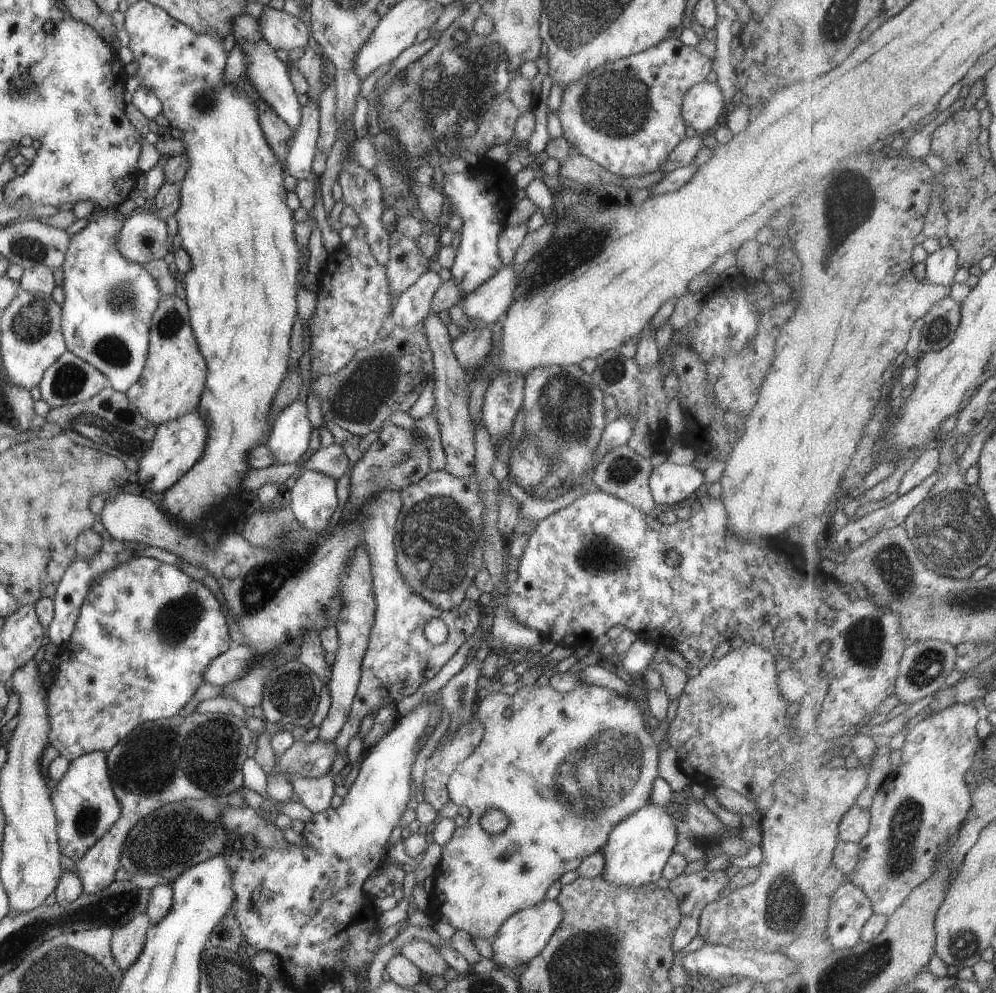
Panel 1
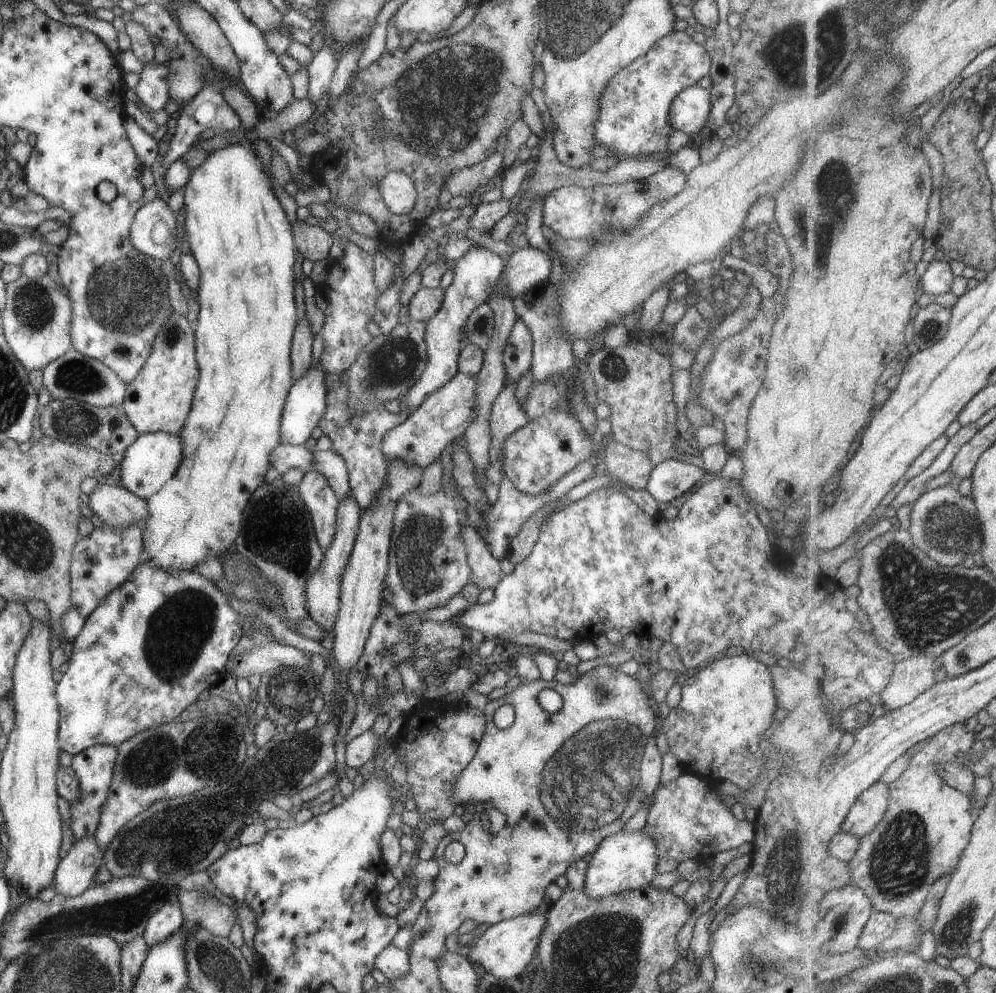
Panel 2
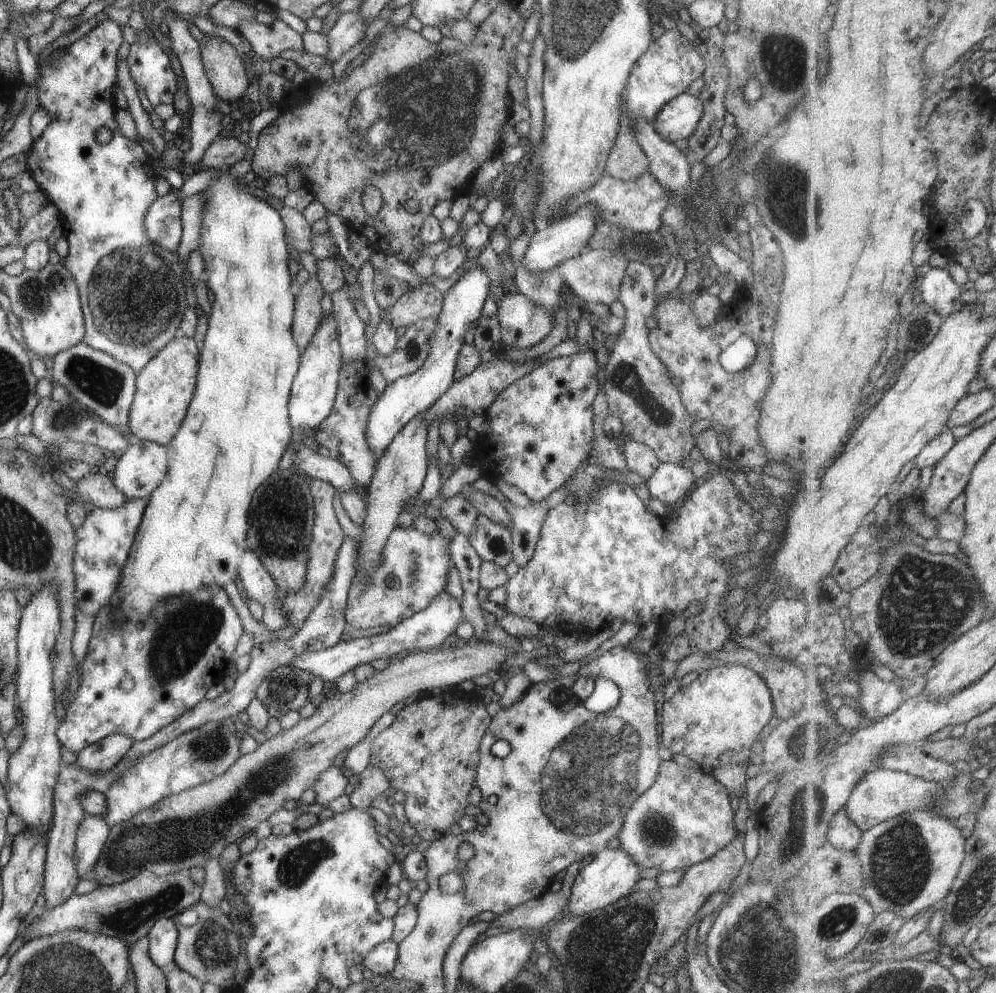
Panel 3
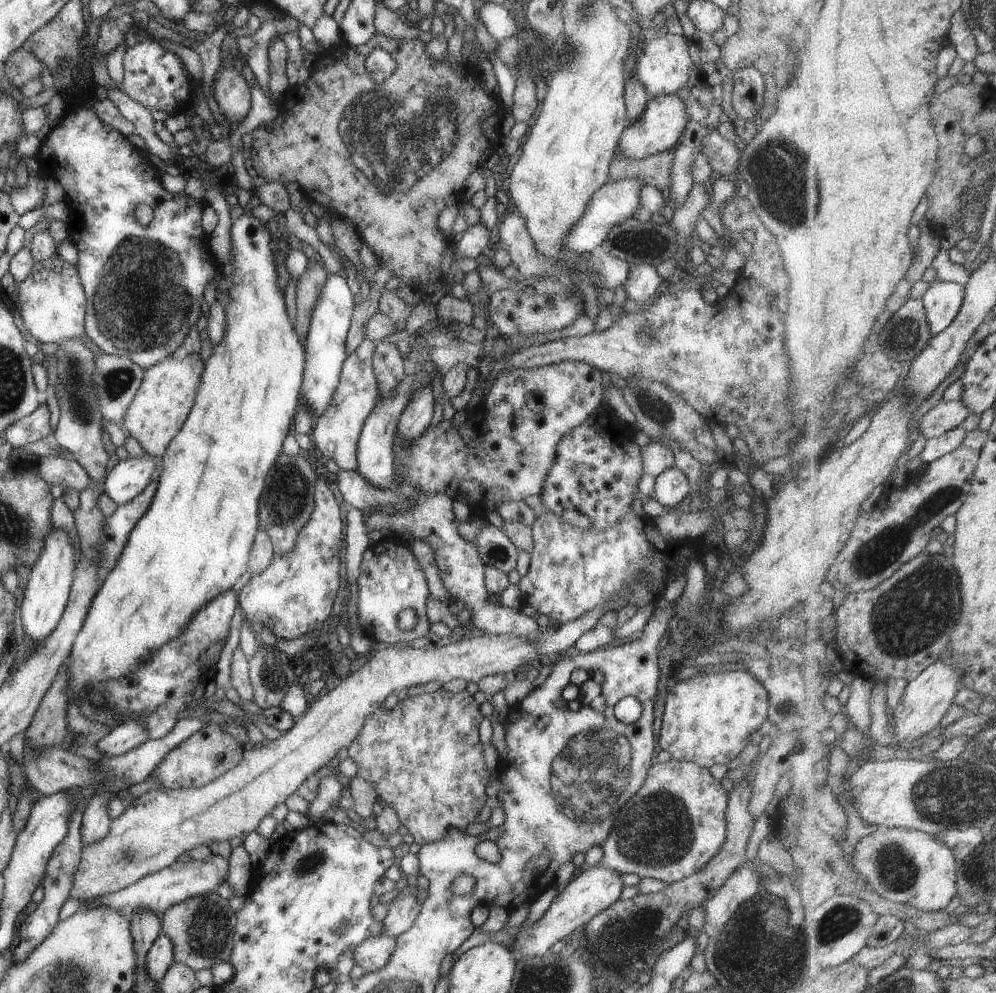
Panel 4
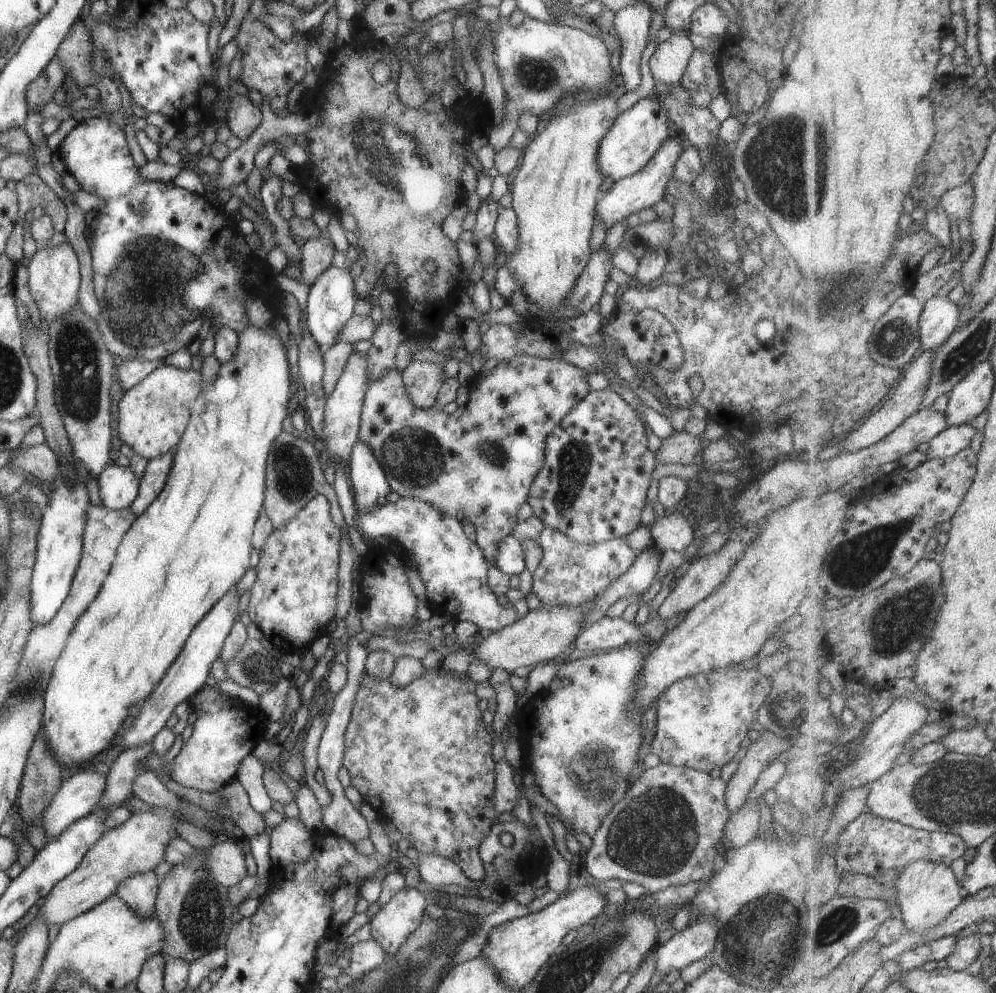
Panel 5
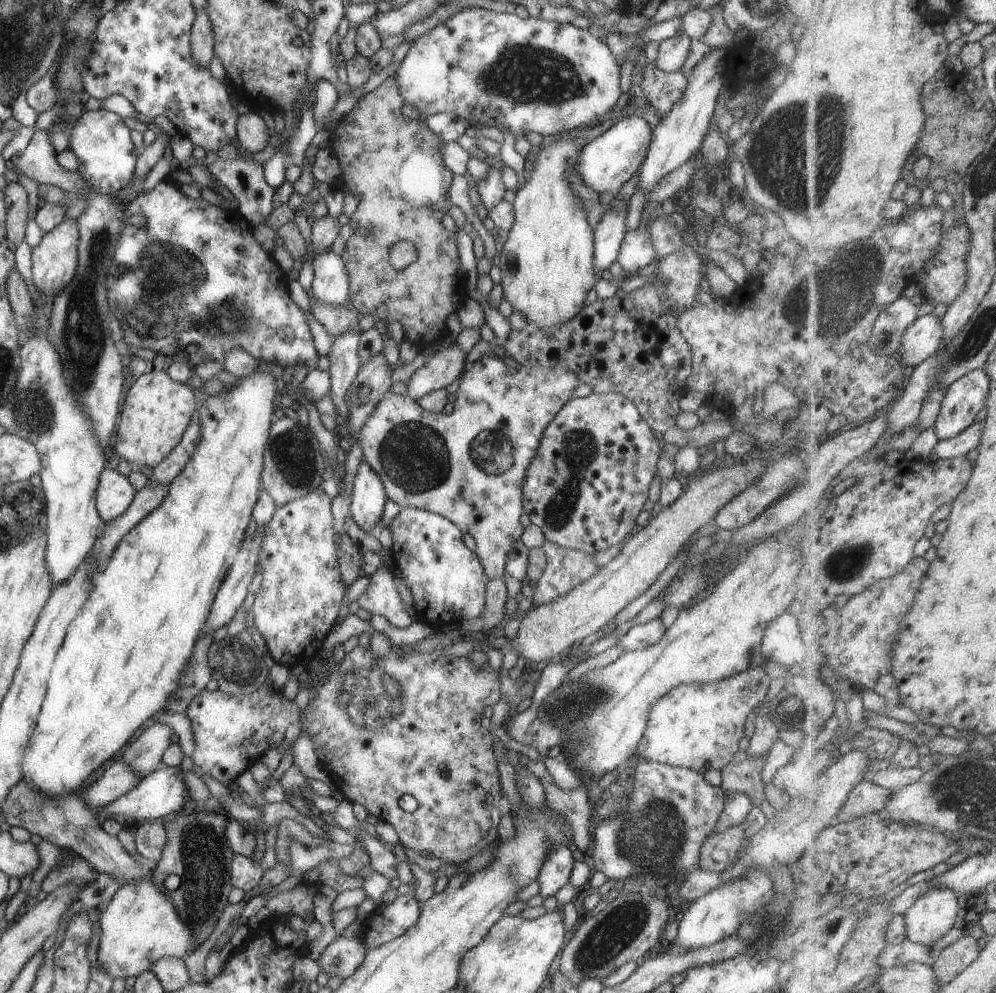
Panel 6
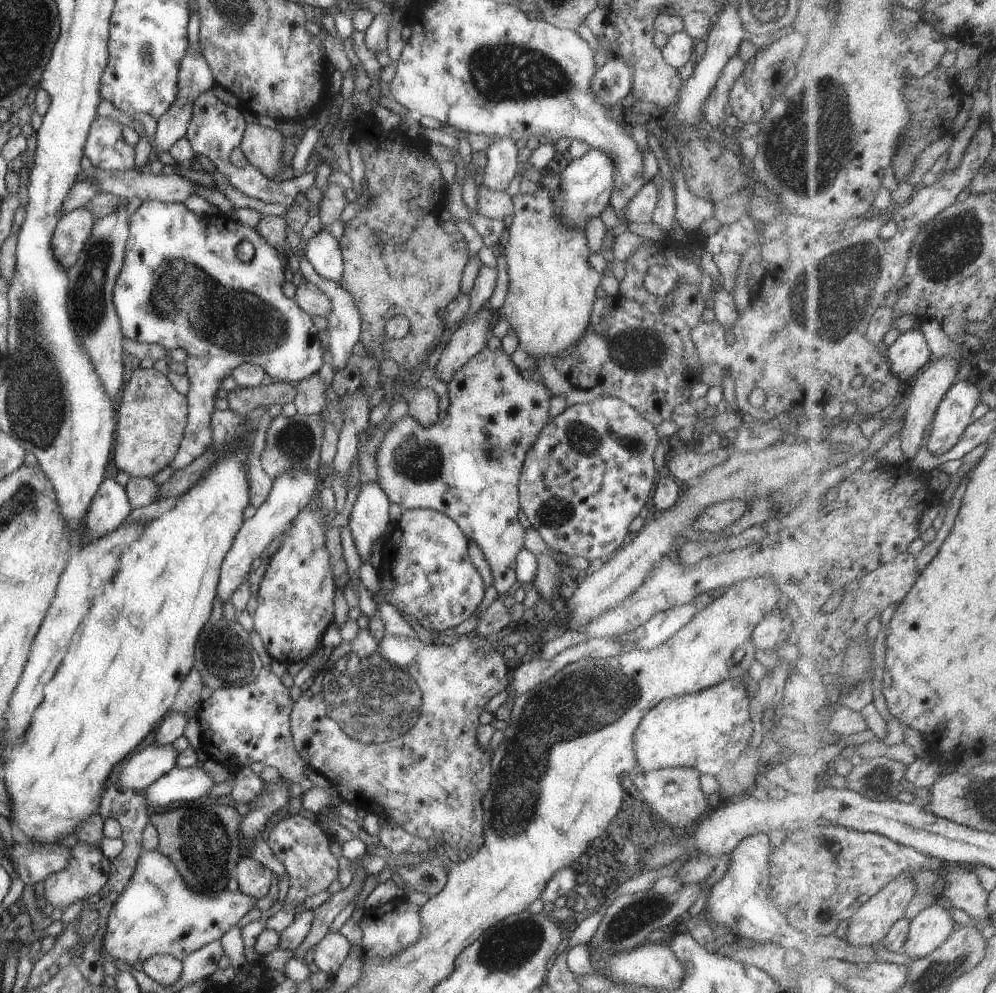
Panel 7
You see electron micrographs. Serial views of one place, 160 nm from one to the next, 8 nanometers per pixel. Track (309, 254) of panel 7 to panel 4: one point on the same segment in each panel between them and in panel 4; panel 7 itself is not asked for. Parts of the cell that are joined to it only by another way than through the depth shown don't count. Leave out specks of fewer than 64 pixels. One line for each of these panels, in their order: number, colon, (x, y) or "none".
4: (324, 350)
5: (330, 300)
6: (330, 284)

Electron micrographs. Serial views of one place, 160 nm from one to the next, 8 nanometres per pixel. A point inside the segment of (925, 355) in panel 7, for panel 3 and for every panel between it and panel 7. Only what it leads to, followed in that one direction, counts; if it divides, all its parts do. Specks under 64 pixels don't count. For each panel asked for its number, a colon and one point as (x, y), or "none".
3: (938, 289)
4: (943, 301)
5: (940, 317)
6: (924, 339)

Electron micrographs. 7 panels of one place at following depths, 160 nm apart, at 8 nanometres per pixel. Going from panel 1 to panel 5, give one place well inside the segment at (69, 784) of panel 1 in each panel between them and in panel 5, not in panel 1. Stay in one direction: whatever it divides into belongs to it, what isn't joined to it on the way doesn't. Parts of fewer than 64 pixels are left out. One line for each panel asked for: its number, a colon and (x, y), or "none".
2: (92, 767)
3: (101, 756)
4: (122, 738)
5: (188, 672)

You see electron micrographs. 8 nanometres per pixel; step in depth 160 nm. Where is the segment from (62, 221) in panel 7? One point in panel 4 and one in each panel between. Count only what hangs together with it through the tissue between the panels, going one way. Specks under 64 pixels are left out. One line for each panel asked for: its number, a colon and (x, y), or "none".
4: (51, 303)
5: (53, 283)
6: (54, 260)

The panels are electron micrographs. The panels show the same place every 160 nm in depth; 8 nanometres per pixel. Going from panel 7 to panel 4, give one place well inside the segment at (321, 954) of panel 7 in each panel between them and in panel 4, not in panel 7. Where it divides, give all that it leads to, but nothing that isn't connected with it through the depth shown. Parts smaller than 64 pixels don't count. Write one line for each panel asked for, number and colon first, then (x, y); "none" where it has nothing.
4: (373, 953)
5: (357, 960)
6: (341, 957)

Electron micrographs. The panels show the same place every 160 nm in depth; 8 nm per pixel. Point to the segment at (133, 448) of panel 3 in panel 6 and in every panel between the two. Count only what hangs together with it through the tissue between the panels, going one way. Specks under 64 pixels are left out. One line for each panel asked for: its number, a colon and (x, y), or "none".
4: (128, 477)
5: (118, 486)
6: (114, 493)

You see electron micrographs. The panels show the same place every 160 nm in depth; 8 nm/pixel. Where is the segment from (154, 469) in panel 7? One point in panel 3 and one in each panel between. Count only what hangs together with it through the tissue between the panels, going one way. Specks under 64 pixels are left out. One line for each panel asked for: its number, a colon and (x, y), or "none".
3: (163, 388)
4: (162, 401)
5: (153, 413)
6: (155, 412)

